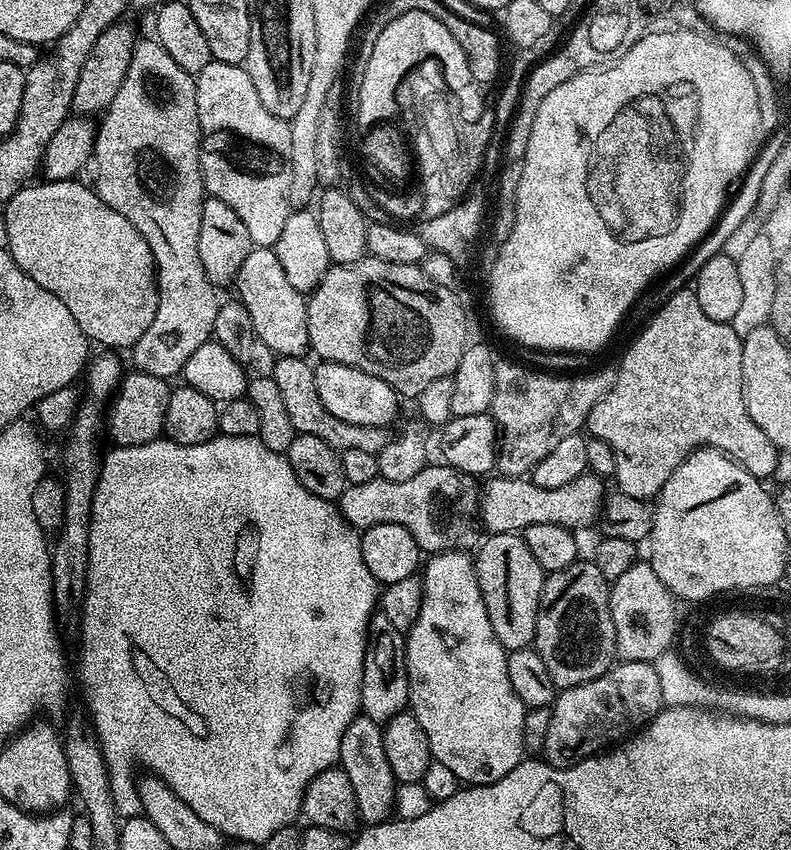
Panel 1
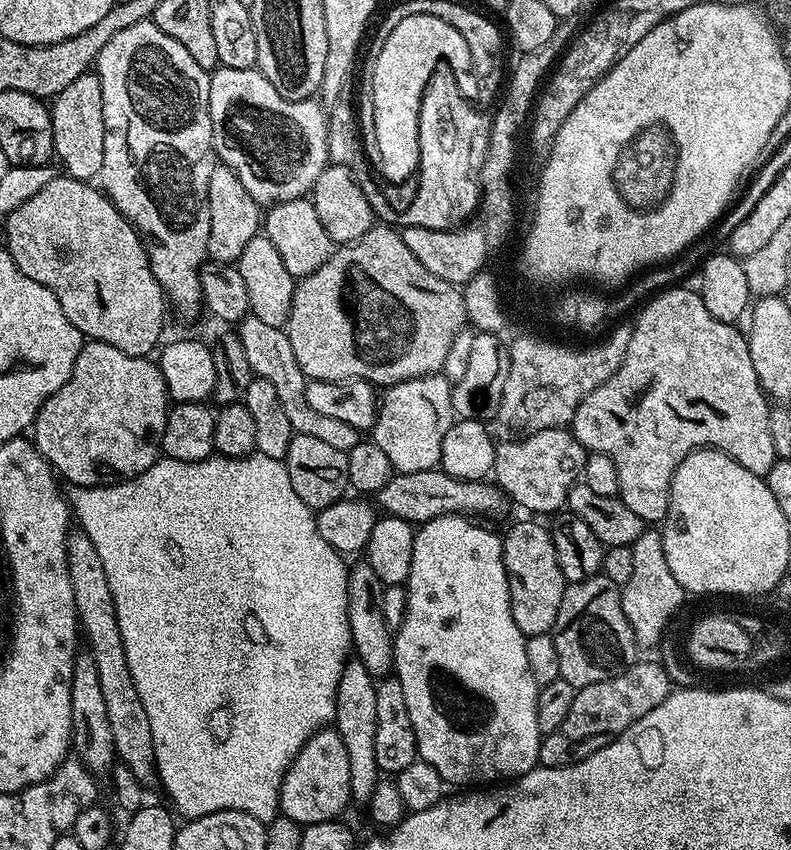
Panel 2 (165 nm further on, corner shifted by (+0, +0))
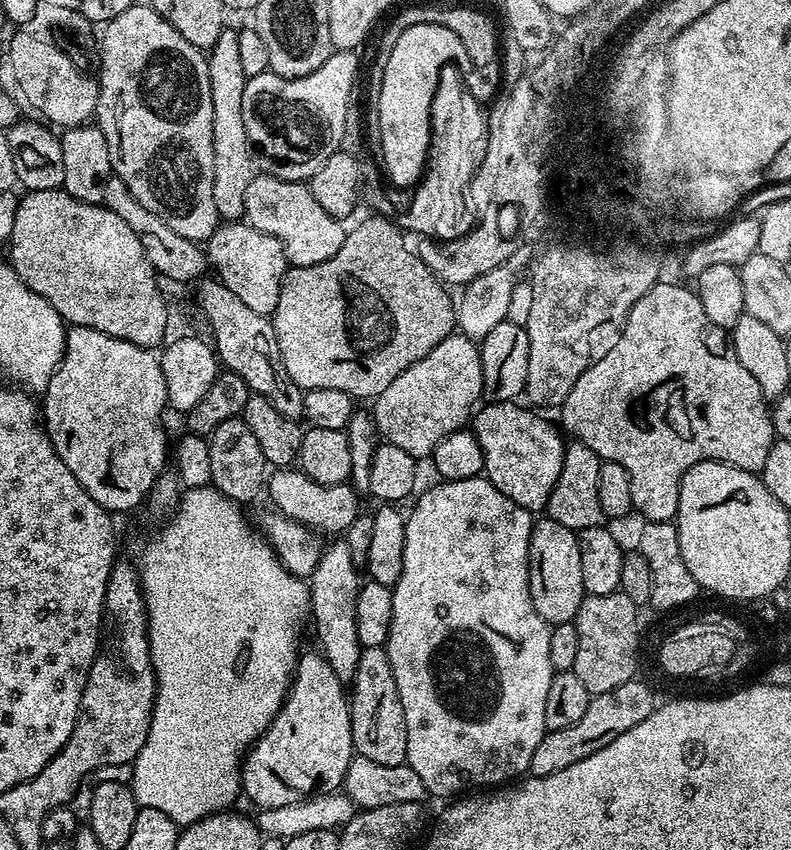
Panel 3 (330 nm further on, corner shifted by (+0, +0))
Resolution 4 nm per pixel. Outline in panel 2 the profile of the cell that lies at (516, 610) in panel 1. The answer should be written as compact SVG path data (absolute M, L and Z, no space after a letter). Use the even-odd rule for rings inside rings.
M524 518L520 520L507 533L503 533L504 542L504 565L508 575L510 586L510 610L514 614L514 622L518 630L522 630L525 637L537 636L538 634L549 634L556 624L558 618L558 606L562 606L562 594L566 587L566 581L562 570L558 566L558 554L554 554L554 542L552 533L547 527L535 524L535 519Z

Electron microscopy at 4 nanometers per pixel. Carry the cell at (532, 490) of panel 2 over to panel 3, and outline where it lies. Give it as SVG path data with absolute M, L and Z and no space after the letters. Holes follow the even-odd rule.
M485 403L475 413L470 428L482 446L483 475L487 480L495 488L502 490L502 494L506 494L510 502L518 502L518 506L522 506L527 512L540 514L547 509L554 482L558 482L558 474L562 474L566 440L557 425L556 429L546 417L536 413L539 411L521 404Z

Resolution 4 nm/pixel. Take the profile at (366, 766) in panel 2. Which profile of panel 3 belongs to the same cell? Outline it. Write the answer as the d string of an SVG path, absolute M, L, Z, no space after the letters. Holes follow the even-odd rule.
M344 539L336 540L323 549L318 566L314 566L312 575L307 581L308 603L310 605L310 624L316 627L316 640L319 651L330 662L330 670L338 674L343 682L350 682L358 670L358 658L361 646L358 642L358 626L354 626L354 606L358 598L358 590L362 583L358 566L352 560L350 546Z

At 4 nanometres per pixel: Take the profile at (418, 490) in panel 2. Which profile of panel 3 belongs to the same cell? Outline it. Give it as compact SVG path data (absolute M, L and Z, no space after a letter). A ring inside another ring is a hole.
M292 466L275 469L266 480L266 492L267 495L272 495L272 500L276 503L275 511L294 522L302 522L307 528L320 534L343 534L350 526L350 522L354 522L354 518L362 515L360 496L355 491L359 492L348 482L322 486L320 482L314 482L306 473Z

